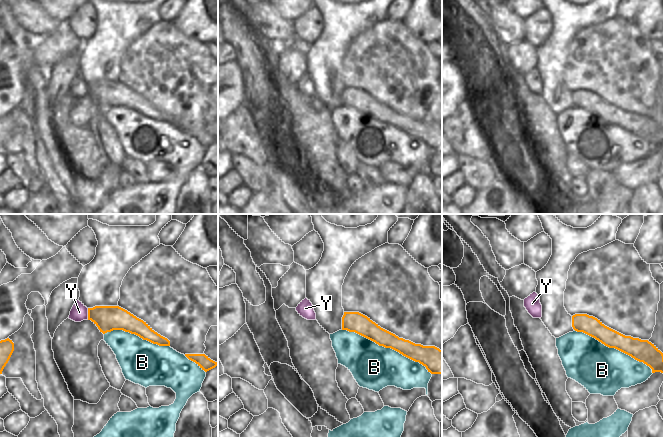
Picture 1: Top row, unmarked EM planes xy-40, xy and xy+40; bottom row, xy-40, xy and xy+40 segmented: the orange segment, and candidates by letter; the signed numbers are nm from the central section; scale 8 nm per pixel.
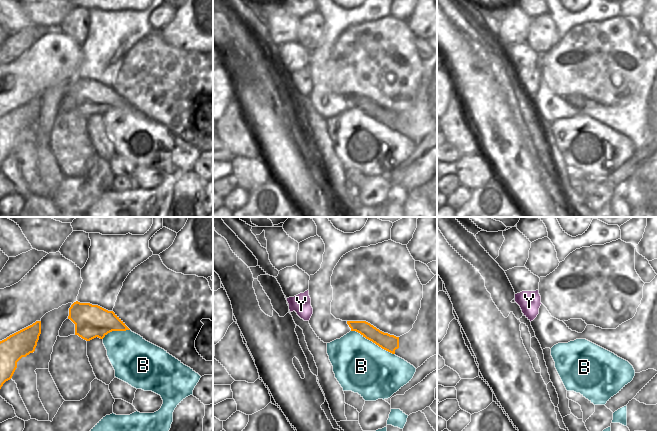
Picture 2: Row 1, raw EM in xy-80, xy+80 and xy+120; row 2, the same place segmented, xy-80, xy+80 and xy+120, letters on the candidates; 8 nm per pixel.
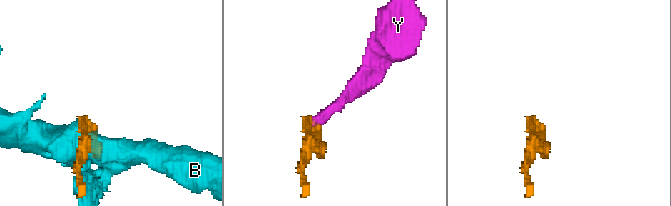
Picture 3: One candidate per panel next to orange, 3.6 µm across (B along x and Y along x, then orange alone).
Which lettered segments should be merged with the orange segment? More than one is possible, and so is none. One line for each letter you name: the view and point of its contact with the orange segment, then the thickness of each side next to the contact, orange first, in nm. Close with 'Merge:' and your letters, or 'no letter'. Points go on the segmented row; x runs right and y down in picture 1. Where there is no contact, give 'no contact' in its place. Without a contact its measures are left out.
Merge: no letter

